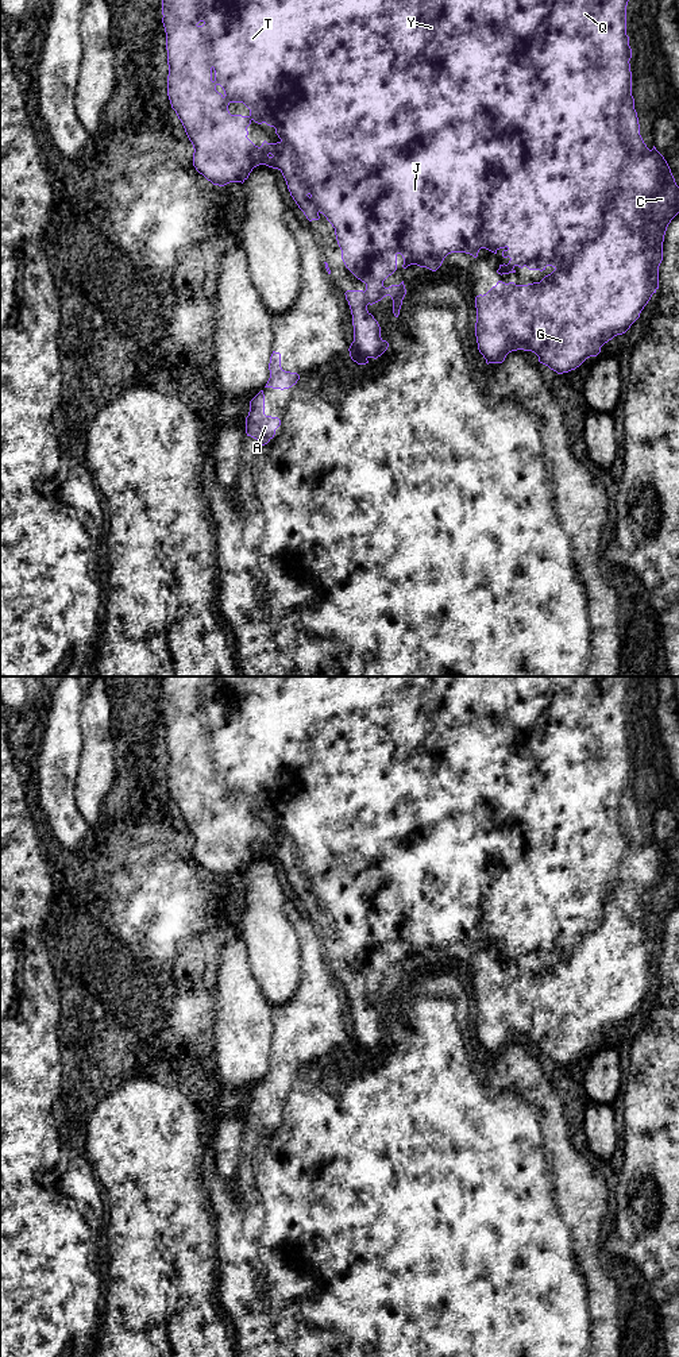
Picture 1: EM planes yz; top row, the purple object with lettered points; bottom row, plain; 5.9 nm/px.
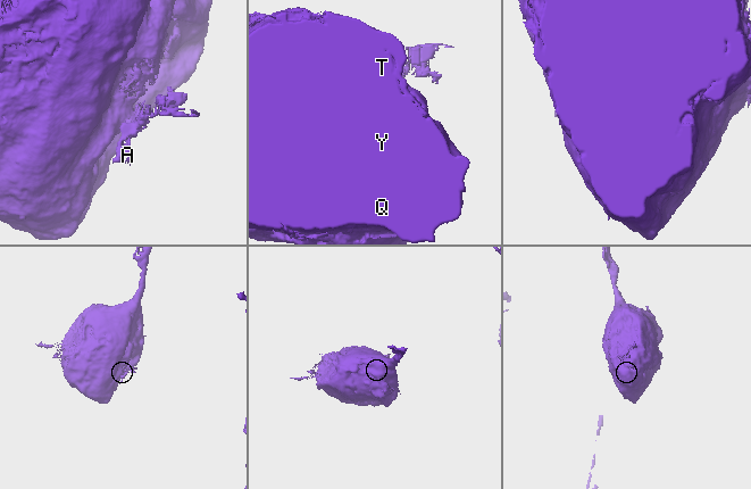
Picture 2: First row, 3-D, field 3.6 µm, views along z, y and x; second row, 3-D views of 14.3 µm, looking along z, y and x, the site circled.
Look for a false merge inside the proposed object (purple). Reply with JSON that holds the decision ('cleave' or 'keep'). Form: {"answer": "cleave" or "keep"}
{"answer": "cleave"}

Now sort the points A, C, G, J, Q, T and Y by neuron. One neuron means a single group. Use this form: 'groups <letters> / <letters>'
groups A / C G J Q T Y

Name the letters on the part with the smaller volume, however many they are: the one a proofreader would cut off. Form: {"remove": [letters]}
{"remove": ["A"]}

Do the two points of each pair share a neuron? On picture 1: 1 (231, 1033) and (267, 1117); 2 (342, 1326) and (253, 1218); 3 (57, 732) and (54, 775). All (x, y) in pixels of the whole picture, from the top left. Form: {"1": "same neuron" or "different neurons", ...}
{"1": "different neurons", "2": "same neuron", "3": "same neuron"}

